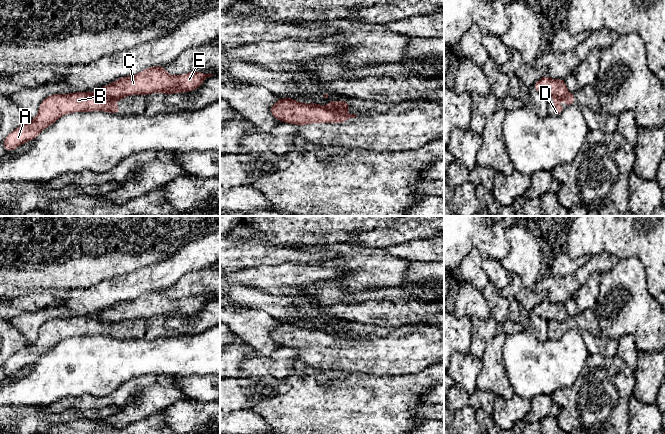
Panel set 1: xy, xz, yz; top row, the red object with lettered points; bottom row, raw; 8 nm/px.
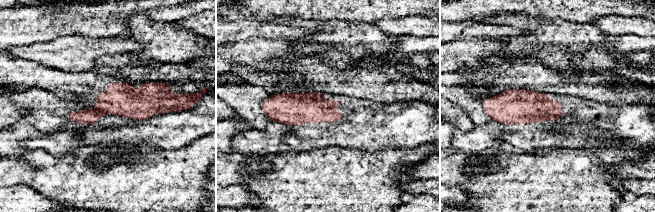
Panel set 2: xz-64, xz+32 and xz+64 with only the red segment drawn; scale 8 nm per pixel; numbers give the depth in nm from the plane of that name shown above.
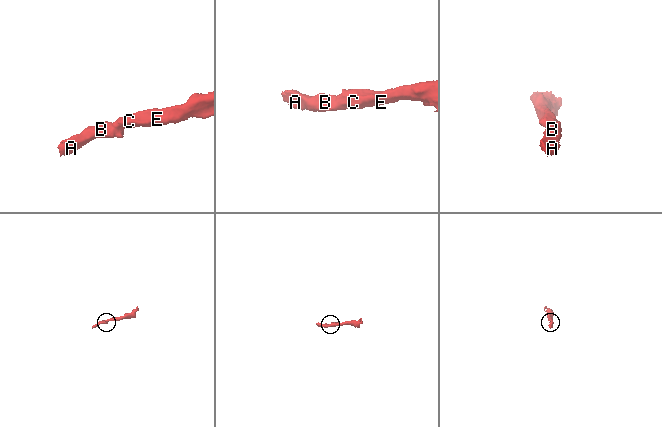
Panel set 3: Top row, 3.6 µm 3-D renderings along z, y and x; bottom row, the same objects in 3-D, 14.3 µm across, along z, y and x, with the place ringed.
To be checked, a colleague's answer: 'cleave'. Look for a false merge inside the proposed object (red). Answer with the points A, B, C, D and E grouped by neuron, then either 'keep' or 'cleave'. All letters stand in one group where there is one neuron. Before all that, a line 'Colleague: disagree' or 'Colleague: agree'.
Colleague: agree
A B D / C E | cleave

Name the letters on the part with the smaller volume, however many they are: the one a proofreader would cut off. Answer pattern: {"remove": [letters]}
{"remove": ["A", "B", "D"]}

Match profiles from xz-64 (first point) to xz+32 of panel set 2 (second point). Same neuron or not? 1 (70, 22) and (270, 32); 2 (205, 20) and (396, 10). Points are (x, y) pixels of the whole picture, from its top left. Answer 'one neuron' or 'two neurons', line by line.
1: one neuron
2: two neurons

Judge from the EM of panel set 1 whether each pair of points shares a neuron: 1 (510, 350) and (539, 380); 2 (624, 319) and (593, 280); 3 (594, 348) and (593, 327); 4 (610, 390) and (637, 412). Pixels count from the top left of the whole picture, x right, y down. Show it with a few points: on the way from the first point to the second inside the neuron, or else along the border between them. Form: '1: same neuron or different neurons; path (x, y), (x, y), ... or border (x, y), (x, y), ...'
1: same neuron; path (517, 357), (533, 373)
2: different neurons; border (600, 274), (599, 293), (593, 308)
3: different neurons; border (581, 331), (588, 330), (599, 336)
4: different neurons; border (633, 394), (629, 401), (628, 423)

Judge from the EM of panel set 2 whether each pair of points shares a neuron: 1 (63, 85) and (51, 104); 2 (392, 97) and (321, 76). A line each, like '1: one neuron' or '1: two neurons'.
1: two neurons
2: one neuron

